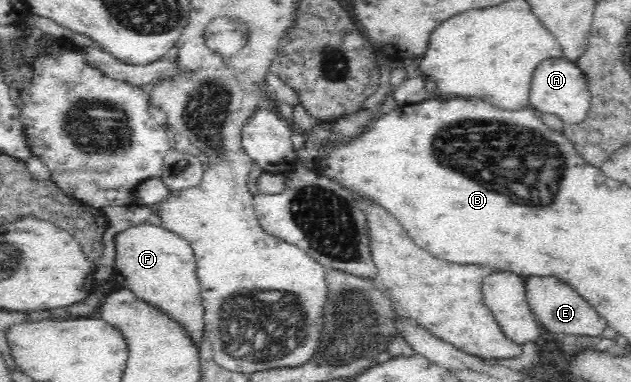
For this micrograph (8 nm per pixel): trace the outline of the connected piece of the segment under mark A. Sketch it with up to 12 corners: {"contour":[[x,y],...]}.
{"contour":[[566,58],[534,69],[527,106],[582,122],[590,108],[583,72]]}

